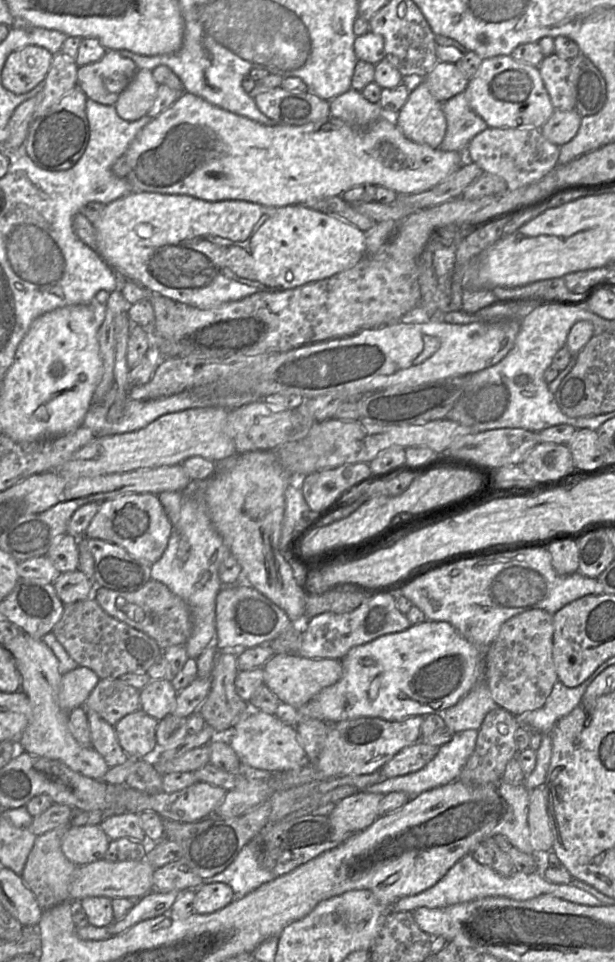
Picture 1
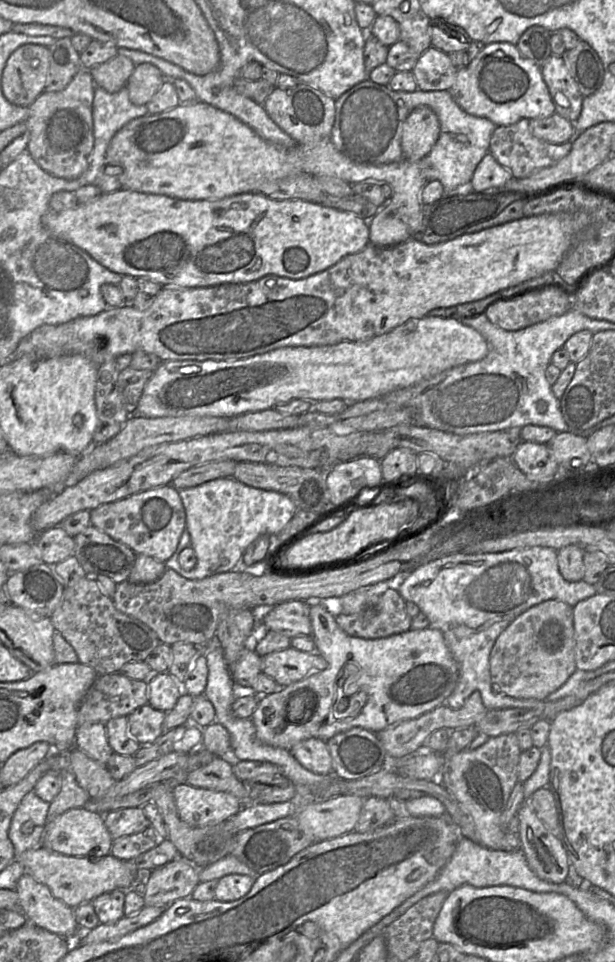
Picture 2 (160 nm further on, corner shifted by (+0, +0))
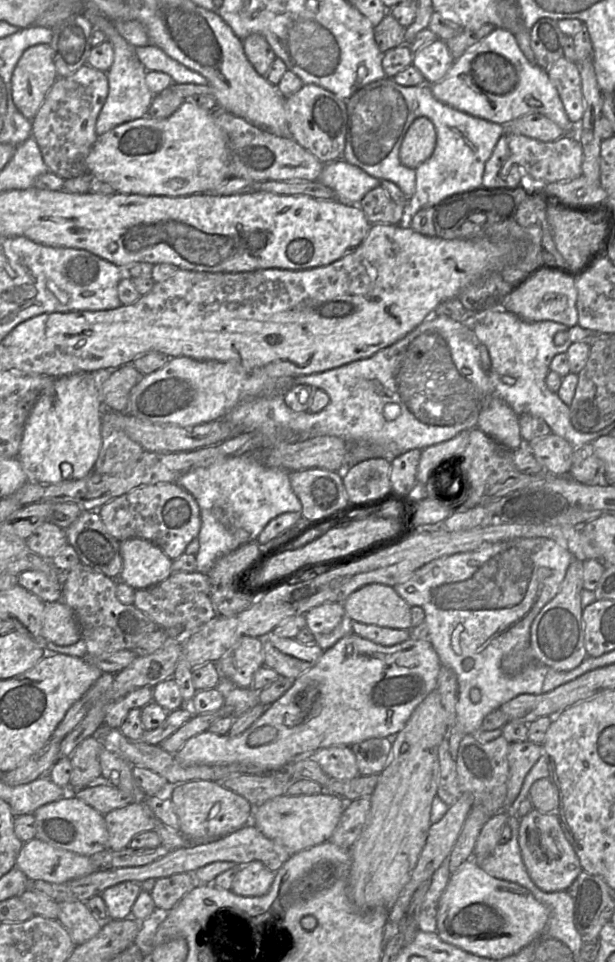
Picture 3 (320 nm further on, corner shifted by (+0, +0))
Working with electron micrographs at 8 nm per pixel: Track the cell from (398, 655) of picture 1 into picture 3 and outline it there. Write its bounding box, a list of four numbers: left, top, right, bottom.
[174,633,440,771]

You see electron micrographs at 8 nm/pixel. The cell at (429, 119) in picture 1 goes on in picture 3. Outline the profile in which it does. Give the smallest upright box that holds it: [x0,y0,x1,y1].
[399,116,436,169]

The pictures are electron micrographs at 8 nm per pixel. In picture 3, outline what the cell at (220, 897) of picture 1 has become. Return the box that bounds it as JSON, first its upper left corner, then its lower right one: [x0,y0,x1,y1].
[231,861,276,897]

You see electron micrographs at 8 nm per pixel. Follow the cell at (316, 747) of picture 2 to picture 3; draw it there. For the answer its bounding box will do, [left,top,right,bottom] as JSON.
[311,746,360,780]

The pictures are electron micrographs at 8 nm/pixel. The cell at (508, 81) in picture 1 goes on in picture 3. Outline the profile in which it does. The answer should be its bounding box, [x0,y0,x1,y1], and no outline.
[427,27,576,135]

